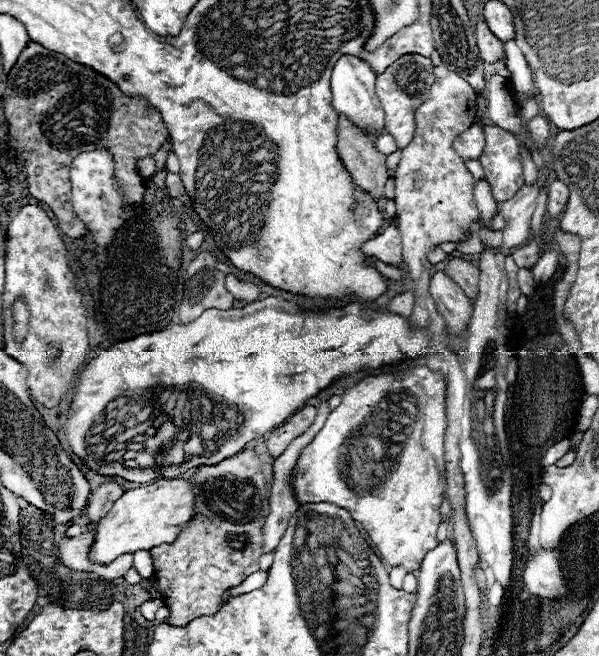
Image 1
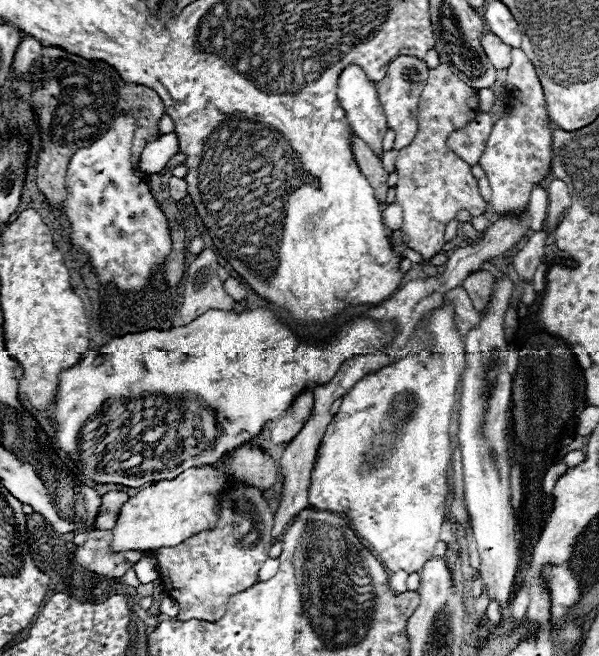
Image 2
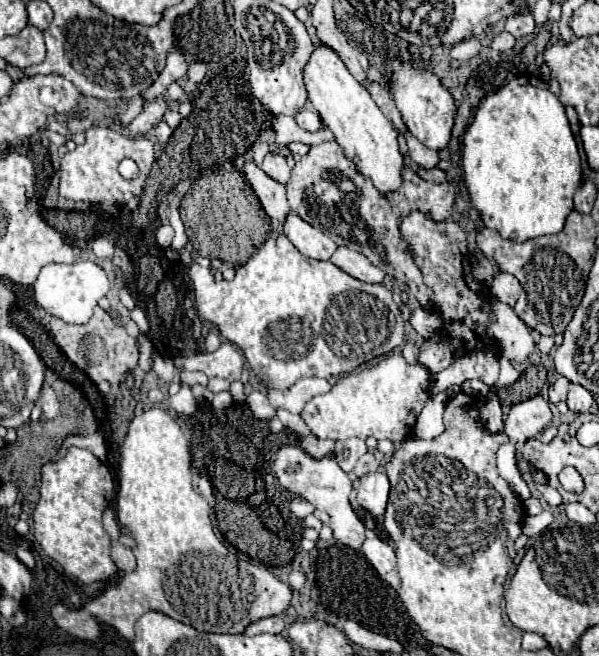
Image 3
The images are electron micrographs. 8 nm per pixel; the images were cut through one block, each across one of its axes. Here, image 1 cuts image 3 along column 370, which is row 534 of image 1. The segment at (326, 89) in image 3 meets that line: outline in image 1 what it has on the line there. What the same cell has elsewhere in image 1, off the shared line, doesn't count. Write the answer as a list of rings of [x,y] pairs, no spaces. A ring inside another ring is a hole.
[[[188,478],[158,480],[144,488],[134,488],[124,492],[114,504],[108,516],[94,528],[96,542],[92,546],[92,560],[108,564],[120,554],[152,550],[160,544],[172,544],[186,528],[186,524],[196,516],[196,496],[192,492],[192,482]]]

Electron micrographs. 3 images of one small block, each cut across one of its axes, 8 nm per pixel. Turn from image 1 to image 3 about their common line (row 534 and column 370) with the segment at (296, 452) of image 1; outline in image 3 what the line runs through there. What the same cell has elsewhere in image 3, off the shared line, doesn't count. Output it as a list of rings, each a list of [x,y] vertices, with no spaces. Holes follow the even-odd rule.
[[[338,246],[336,252],[330,258],[332,264],[336,264],[338,268],[342,268],[346,274],[368,282],[368,284],[380,284],[384,280],[384,272],[380,268],[376,268],[374,264],[370,264],[370,260],[366,256],[362,256],[356,250],[350,250],[346,246]]]

